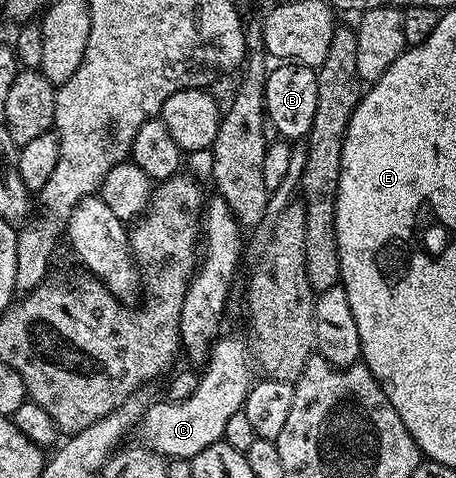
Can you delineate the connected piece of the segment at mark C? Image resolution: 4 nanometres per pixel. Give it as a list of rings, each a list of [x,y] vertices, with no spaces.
[[[220,336],[212,344],[205,372],[200,376],[197,391],[193,391],[189,399],[152,400],[147,414],[137,426],[137,433],[143,436],[142,444],[146,448],[159,453],[164,459],[190,459],[197,455],[197,451],[205,451],[205,447],[223,440],[229,419],[243,411],[247,392],[253,384],[248,342],[244,338],[242,341],[239,337]]]

